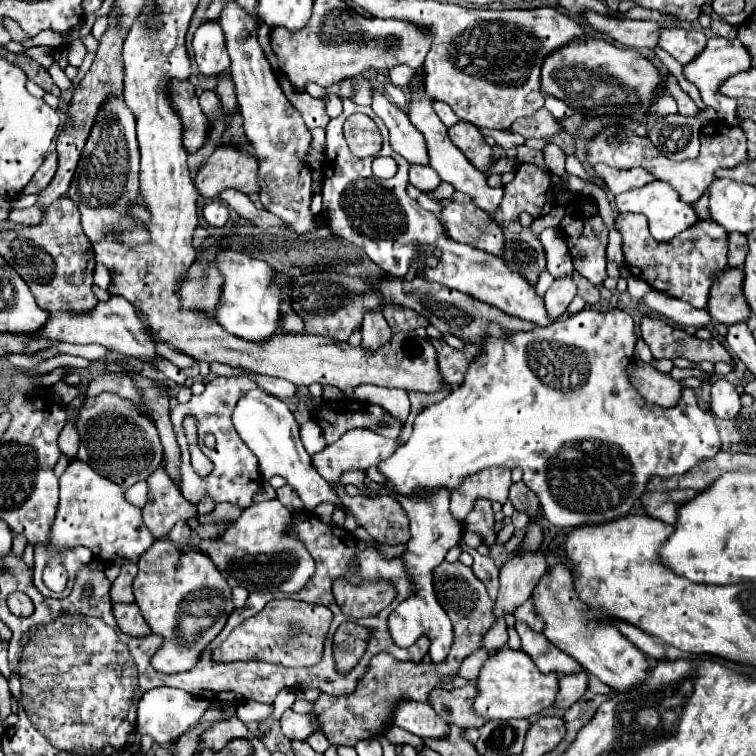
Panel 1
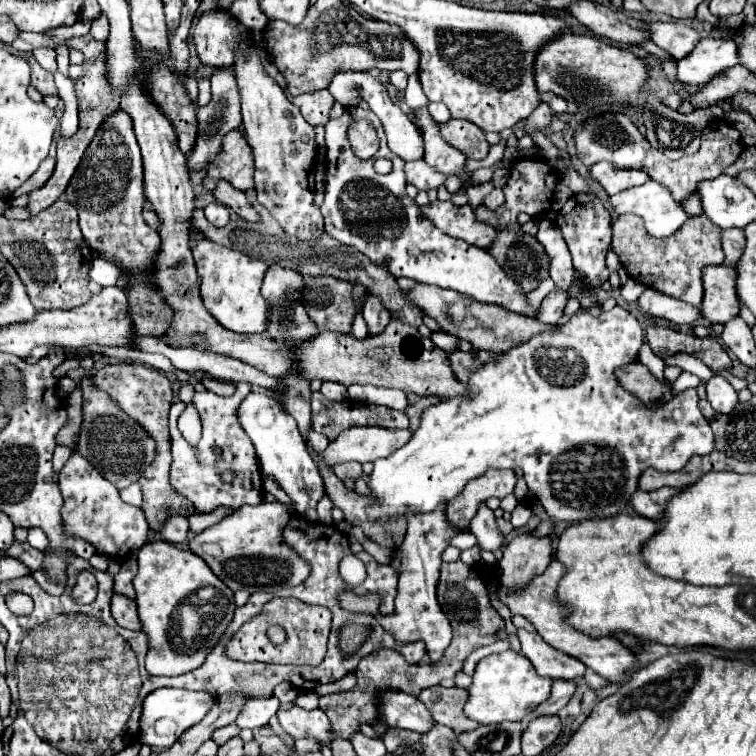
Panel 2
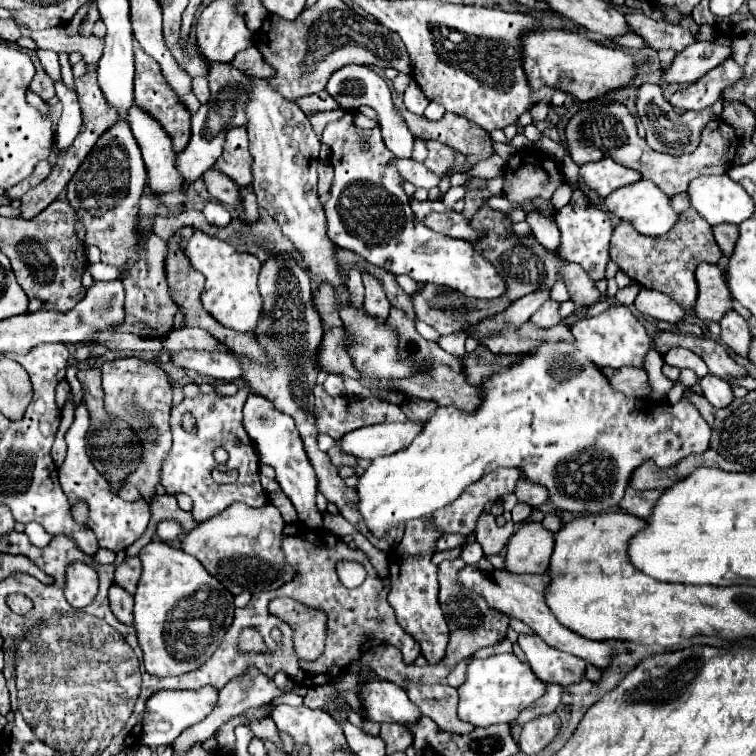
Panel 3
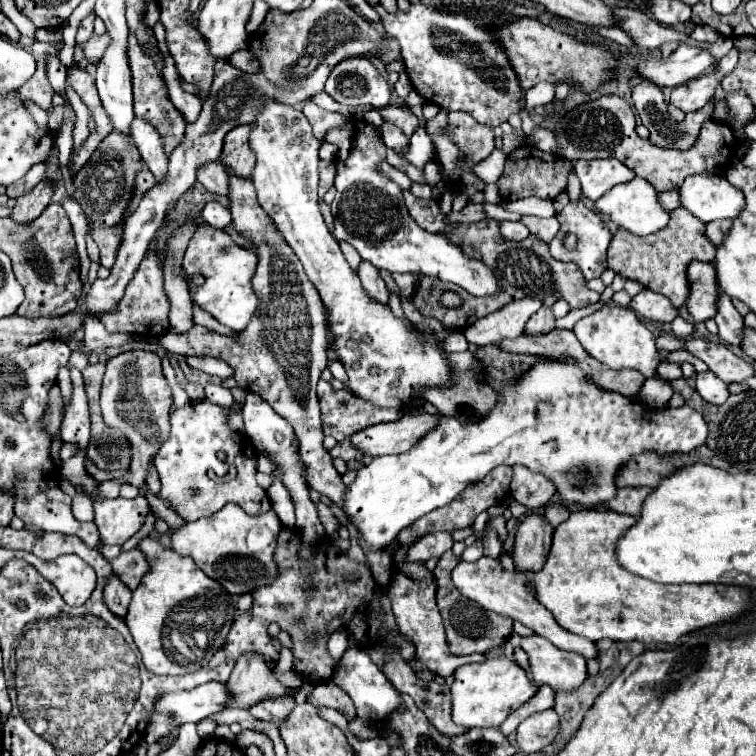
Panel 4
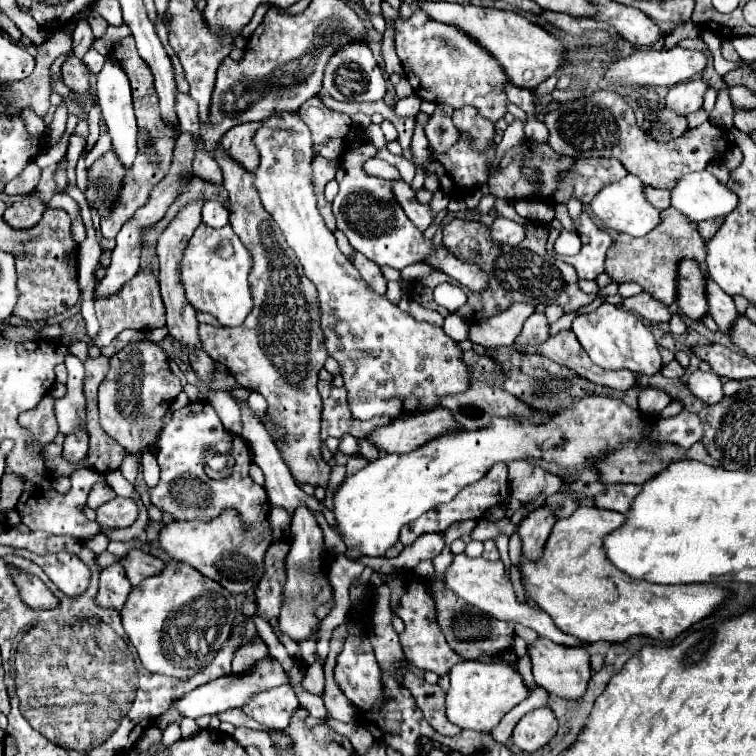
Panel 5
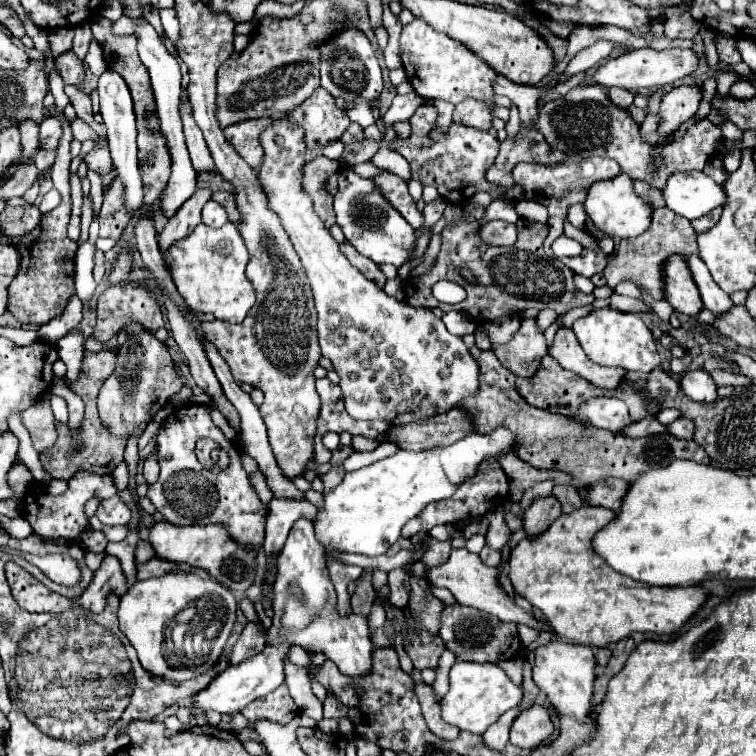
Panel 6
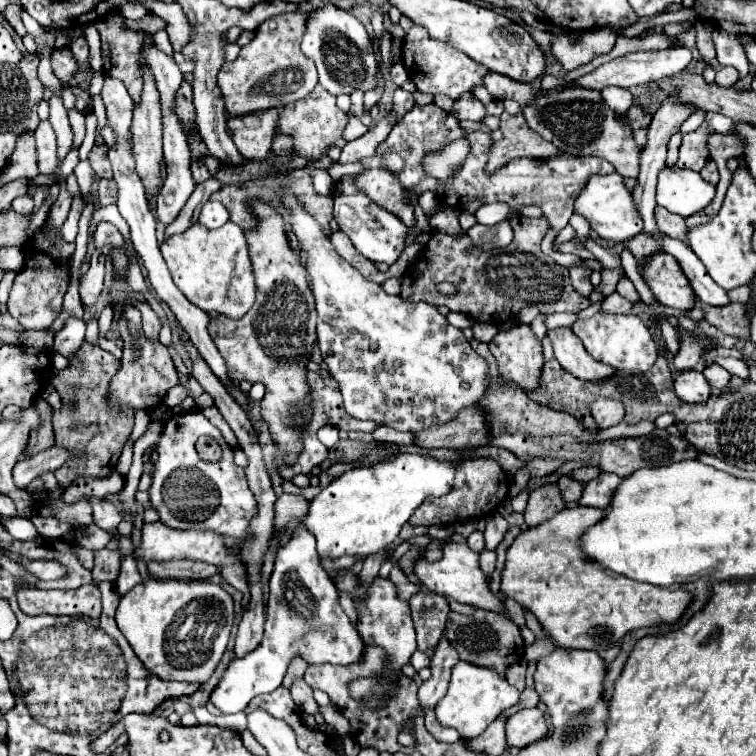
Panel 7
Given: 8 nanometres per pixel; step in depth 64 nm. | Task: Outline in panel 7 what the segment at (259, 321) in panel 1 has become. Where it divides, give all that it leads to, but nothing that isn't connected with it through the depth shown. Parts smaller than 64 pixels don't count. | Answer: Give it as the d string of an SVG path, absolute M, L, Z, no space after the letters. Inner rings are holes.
M226 222L216 230L194 224L188 228L188 232L164 240L160 248L174 284L200 310L218 312L222 316L238 320L252 308L256 296L252 264L248 258L244 230L234 222Z

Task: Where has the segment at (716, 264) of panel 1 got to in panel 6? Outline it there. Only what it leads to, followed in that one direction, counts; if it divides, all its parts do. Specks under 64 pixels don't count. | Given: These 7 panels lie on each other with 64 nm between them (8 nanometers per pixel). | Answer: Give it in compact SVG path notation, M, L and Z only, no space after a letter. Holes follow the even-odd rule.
M658 208L654 210L654 220L652 226L648 228L648 232L644 236L623 239L628 240L628 250L616 250L614 258L608 262L604 276L606 276L606 284L610 288L614 288L618 282L630 280L638 286L642 286L644 290L648 290L648 294L654 300L664 300L664 264L672 254L696 254L698 256L698 248L696 248L696 232L692 228L692 224L684 218L678 216L676 212L668 210L668 208Z

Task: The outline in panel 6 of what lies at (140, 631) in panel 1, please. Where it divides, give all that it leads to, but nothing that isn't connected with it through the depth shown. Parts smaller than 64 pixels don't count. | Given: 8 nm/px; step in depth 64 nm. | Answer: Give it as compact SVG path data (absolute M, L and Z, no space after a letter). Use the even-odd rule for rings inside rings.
M108 556L100 570L94 572L94 580L88 586L88 590L84 592L84 596L78 600L82 606L86 606L90 612L102 612L106 608L106 598L110 594L116 596L124 596L124 592L128 590L126 584L126 576L120 568L120 560L116 556Z

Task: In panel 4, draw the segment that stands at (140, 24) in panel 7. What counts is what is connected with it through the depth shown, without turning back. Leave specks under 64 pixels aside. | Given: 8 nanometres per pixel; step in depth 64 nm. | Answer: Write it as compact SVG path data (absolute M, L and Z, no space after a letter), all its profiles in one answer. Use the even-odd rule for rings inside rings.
M94 34L94 36L82 46L84 56L86 56L86 60L88 60L90 64L96 64L96 62L102 58L102 54L104 54L106 48L108 48L108 34L102 34L102 36Z

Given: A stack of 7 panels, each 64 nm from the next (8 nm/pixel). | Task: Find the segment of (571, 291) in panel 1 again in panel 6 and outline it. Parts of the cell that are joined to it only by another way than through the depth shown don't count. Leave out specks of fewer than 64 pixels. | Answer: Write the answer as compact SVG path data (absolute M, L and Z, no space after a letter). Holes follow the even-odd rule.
M526 318L514 338L504 346L492 348L498 360L516 376L532 376L536 372L536 360L546 356L548 344L544 332L536 324L534 318Z

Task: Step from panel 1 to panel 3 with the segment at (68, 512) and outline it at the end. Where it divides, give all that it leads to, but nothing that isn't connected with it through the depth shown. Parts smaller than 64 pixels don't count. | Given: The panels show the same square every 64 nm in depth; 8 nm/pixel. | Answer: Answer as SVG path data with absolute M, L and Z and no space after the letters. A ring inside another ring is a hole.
M82 402L76 406L74 422L70 430L66 432L66 444L68 444L68 456L64 464L58 468L60 472L60 486L68 497L70 508L82 501L88 506L88 520L84 522L86 528L90 528L96 534L98 546L120 552L126 550L130 544L134 544L146 530L150 520L150 506L144 500L138 502L126 502L118 494L112 492L110 484L98 474L98 470L92 466L88 454L86 454L86 430L90 426L86 404Z

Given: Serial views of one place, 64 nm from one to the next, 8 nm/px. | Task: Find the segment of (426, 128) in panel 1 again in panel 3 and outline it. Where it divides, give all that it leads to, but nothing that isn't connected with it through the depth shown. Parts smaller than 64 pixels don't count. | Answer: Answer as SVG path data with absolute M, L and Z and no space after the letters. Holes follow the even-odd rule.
M426 140L426 148L428 148L428 156L426 156L424 164L438 176L446 174L450 170L450 166L454 164L454 150L450 150L448 146L444 146L436 140ZM501 193L498 196L492 196L488 200L488 206L494 208L494 210L506 210L506 212L512 212L514 210L514 206L508 202L508 198L504 198L504 195Z

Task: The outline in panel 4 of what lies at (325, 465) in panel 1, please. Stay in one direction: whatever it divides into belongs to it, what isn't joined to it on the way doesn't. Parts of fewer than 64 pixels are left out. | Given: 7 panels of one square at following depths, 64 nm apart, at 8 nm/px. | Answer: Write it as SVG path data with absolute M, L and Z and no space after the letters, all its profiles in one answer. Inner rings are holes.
M418 414L404 416L390 424L374 424L350 436L350 442L356 450L368 456L384 456L384 454L402 454L408 452L430 428L438 424L438 416Z

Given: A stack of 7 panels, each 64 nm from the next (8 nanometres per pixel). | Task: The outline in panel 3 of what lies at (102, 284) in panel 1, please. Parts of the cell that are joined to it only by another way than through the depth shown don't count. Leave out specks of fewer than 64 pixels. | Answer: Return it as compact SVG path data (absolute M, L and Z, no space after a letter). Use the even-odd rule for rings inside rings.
M102 262L98 264L92 264L90 266L90 274L92 274L92 280L102 280L102 282L112 282L114 278L120 278L120 270L114 270L114 266L106 266Z

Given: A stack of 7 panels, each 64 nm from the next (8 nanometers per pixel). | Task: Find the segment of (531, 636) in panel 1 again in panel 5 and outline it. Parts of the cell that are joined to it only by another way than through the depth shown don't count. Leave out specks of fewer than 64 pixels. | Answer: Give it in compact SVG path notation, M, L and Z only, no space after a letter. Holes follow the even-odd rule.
M538 638L534 642L526 644L530 660L532 660L532 674L538 686L546 688L550 694L568 698L568 700L578 700L588 688L588 680L592 676L590 672L590 656L584 648L566 648L560 644L554 644L552 640Z

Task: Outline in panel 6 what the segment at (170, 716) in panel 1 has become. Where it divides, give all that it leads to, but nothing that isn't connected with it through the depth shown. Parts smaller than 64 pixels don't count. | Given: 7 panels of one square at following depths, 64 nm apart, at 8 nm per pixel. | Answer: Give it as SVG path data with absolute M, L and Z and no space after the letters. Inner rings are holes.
M298 518L290 530L290 536L278 556L278 576L276 576L276 582L274 582L274 620L272 620L272 628L268 630L270 632L270 644L264 648L264 652L244 660L242 664L238 666L228 666L222 674L218 674L204 690L200 690L196 696L194 696L194 708L200 708L202 712L208 712L208 710L216 710L220 714L236 714L240 712L244 706L248 706L252 700L276 690L280 684L284 684L284 662L282 658L288 654L288 648L290 644L298 644L302 648L310 648L314 654L316 652L324 652L328 660L332 660L338 670L350 678L358 678L358 676L366 676L372 672L372 650L374 650L374 644L370 640L370 632L368 632L368 624L366 624L366 618L364 616L356 616L356 614L350 614L346 618L342 618L338 612L336 612L336 592L334 592L334 586L330 582L330 576L328 576L328 570L326 570L326 550L324 546L316 540L316 534L314 534L314 524L312 520L308 518Z

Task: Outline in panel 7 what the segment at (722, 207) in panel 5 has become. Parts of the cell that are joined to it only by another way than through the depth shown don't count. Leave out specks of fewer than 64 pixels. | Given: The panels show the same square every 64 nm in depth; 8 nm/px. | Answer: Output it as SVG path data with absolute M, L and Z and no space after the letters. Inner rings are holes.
M664 168L658 176L656 202L678 216L692 216L702 212L716 194L716 186L706 182L694 170Z

